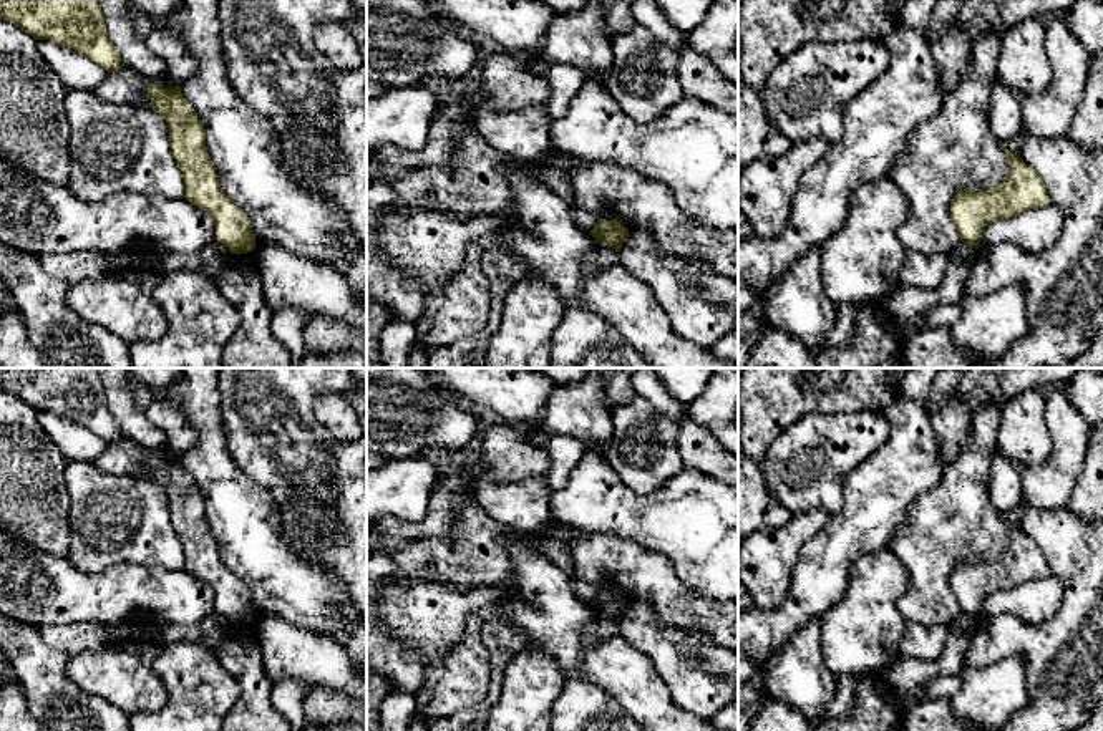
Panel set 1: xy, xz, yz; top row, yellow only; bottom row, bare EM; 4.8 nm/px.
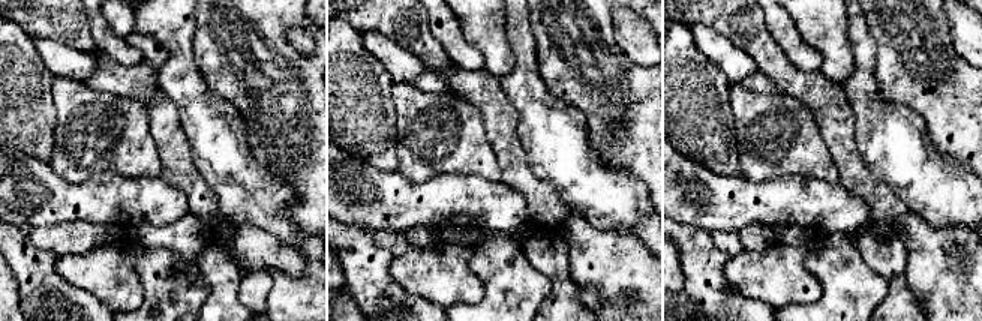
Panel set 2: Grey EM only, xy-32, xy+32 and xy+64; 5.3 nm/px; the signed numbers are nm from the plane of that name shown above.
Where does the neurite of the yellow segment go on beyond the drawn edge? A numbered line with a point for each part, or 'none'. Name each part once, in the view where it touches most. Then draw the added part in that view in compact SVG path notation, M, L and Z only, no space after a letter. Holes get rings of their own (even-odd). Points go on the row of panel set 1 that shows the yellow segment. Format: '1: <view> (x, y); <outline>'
none

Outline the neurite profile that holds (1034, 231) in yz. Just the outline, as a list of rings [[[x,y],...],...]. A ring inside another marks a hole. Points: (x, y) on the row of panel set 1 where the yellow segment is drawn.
[[[1050,202],[1045,207],[989,224],[982,232],[980,245],[1008,242],[1028,254],[1040,254],[1057,244],[1062,230],[1062,209]]]

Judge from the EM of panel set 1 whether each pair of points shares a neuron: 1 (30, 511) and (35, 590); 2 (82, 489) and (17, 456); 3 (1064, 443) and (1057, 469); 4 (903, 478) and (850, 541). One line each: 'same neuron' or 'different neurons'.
1: different neurons
2: different neurons
3: same neuron
4: same neuron

